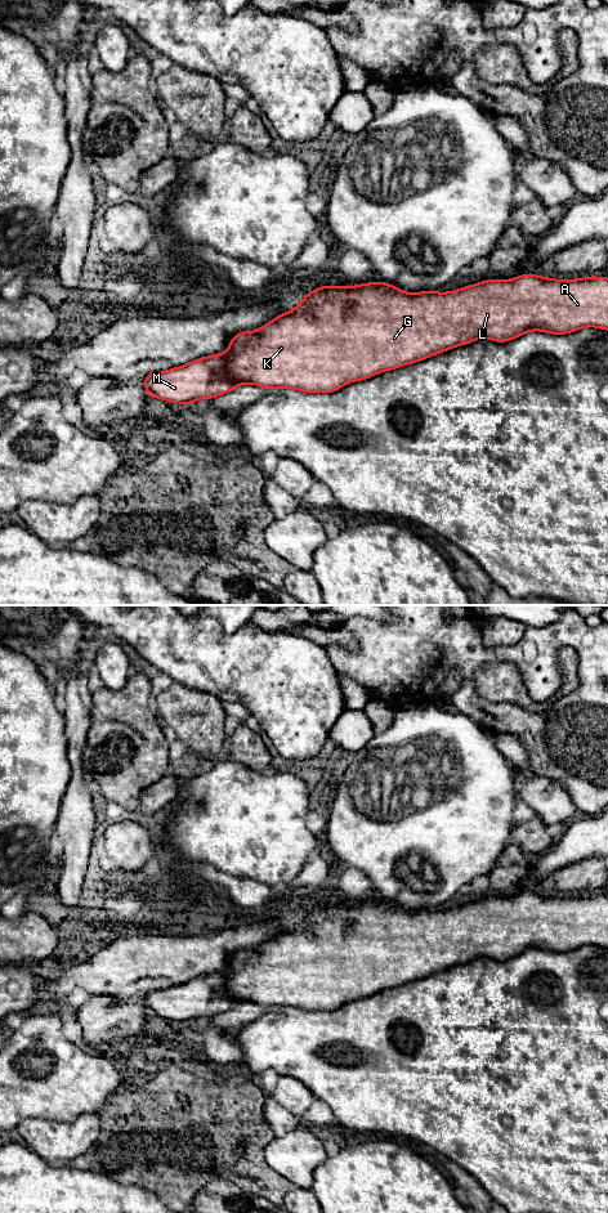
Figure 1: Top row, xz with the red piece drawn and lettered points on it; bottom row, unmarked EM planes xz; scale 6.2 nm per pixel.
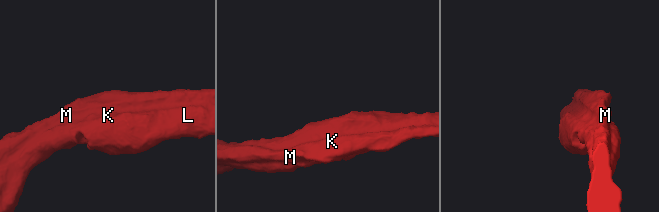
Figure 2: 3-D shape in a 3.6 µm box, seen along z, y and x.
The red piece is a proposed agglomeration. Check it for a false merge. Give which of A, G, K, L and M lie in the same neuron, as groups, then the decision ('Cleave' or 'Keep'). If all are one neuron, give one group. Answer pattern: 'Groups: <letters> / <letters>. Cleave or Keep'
Groups: A G K L M. Keep

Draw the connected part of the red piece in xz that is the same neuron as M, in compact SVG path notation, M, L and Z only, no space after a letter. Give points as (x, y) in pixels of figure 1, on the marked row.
M526 273L513 279L486 279L450 292L415 294L383 281L353 287L343 283L337 287L318 286L313 292L305 292L304 300L292 310L278 314L256 331L236 334L225 353L197 358L184 366L151 373L142 380L149 398L188 406L198 399L213 399L229 393L241 384L254 384L267 391L280 388L305 393L334 393L349 382L424 361L478 339L506 343L529 331L565 335L584 327L608 331L607 277L554 279Z

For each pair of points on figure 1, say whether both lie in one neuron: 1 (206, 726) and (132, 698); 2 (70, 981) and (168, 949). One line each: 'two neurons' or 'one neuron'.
1: one neuron
2: one neuron

